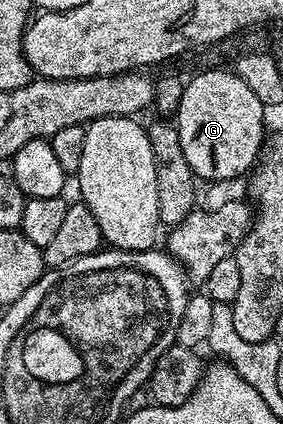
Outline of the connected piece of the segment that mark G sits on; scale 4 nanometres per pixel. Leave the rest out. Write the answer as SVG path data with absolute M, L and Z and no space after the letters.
M209 69L186 80L175 114L183 155L187 155L194 177L202 182L233 181L240 173L248 174L256 166L267 137L266 106L259 103L243 79L225 69Z

